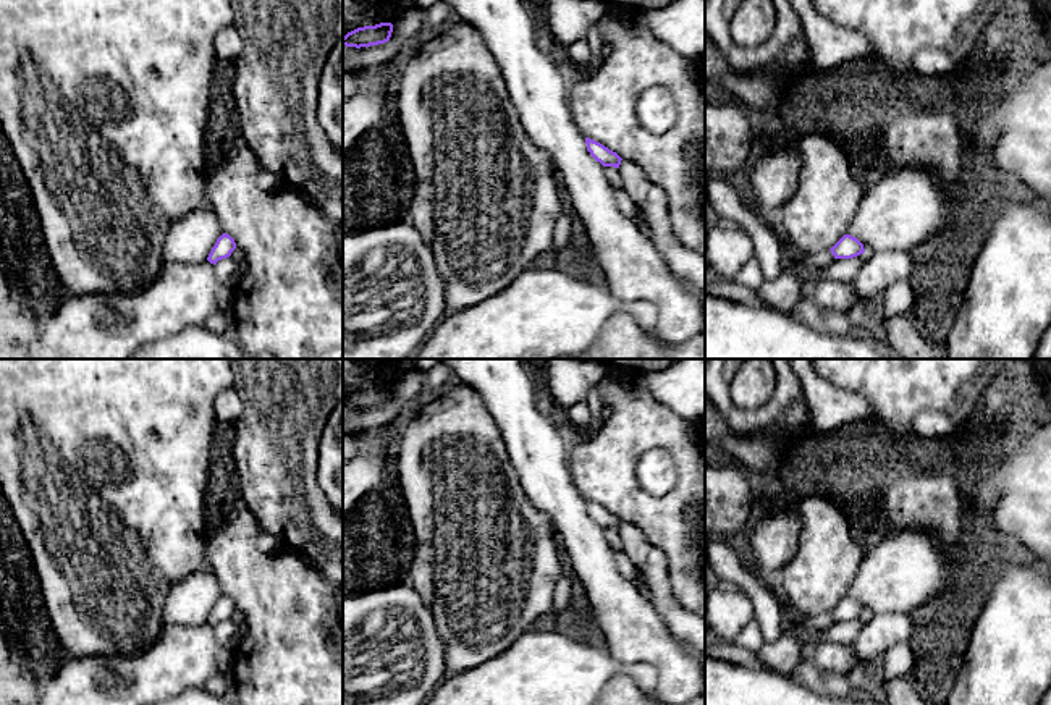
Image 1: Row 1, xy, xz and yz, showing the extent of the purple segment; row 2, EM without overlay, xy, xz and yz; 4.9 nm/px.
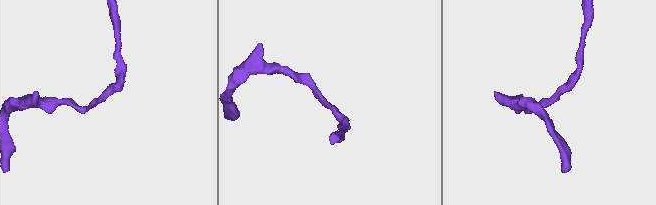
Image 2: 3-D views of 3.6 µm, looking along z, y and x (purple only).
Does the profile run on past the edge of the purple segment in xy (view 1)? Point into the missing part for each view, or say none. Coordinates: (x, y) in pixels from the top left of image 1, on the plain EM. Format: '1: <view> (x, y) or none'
1: none

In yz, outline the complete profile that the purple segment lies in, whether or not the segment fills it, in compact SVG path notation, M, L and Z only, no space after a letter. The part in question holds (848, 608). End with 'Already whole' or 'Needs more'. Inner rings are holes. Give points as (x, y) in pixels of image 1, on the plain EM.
M844 597L829 613L834 621L852 621L865 614L863 606L851 597Z. Already whole

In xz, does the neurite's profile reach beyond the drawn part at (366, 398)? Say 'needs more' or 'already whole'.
already whole

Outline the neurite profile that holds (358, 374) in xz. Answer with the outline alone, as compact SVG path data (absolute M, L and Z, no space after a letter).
M343 359L343 399L357 390L395 386L403 374L395 359Z

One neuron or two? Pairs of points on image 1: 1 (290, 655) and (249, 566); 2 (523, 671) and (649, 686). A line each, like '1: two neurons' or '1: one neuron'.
1: one neuron
2: one neuron

